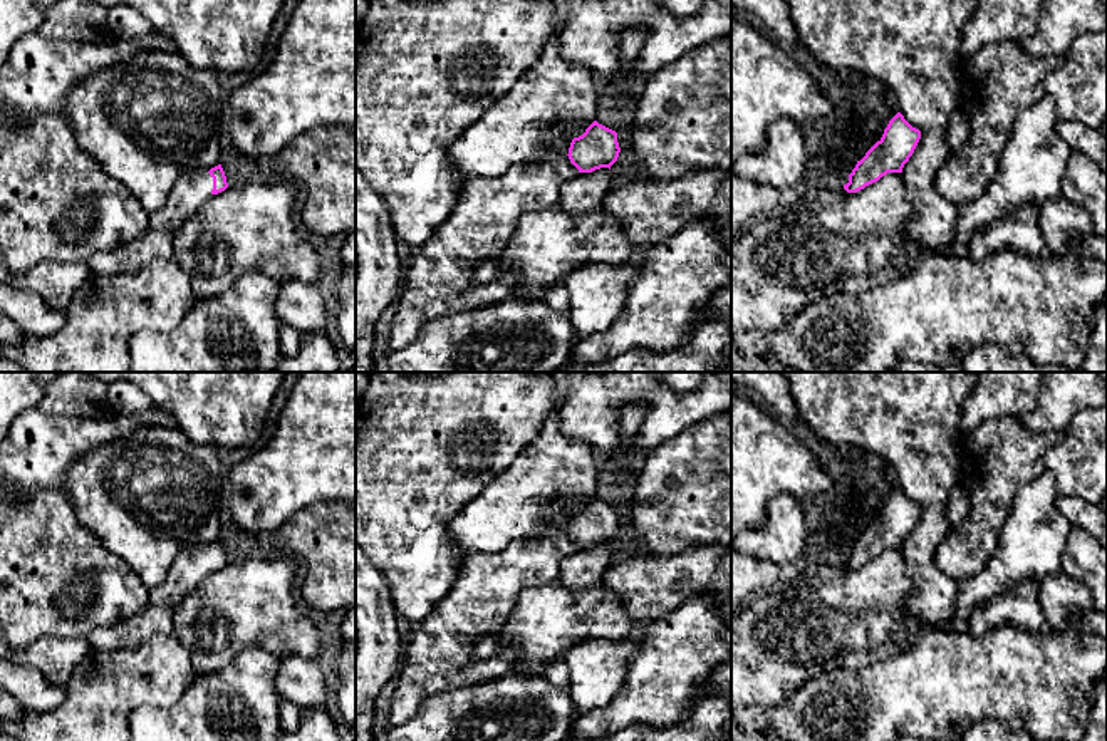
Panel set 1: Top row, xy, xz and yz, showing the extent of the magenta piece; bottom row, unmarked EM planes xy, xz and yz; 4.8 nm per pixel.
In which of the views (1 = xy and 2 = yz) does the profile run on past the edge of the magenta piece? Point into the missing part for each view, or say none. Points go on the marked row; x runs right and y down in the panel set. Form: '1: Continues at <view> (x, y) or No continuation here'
1: Continues at xy (192, 190)
2: No continuation here

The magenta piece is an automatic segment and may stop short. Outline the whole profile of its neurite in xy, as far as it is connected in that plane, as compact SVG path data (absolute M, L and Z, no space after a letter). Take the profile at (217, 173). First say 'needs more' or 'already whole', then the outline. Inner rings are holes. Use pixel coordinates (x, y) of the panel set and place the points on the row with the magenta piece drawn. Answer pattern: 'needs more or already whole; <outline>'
needs more; M221 164L210 171L191 171L181 176L169 193L166 206L149 215L148 230L138 240L112 251L101 251L87 260L97 277L131 275L158 258L174 256L174 235L179 226L211 194L228 188Z

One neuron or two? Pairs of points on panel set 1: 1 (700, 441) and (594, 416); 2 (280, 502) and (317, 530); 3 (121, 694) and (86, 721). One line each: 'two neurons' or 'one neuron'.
1: two neurons
2: two neurons
3: one neuron

